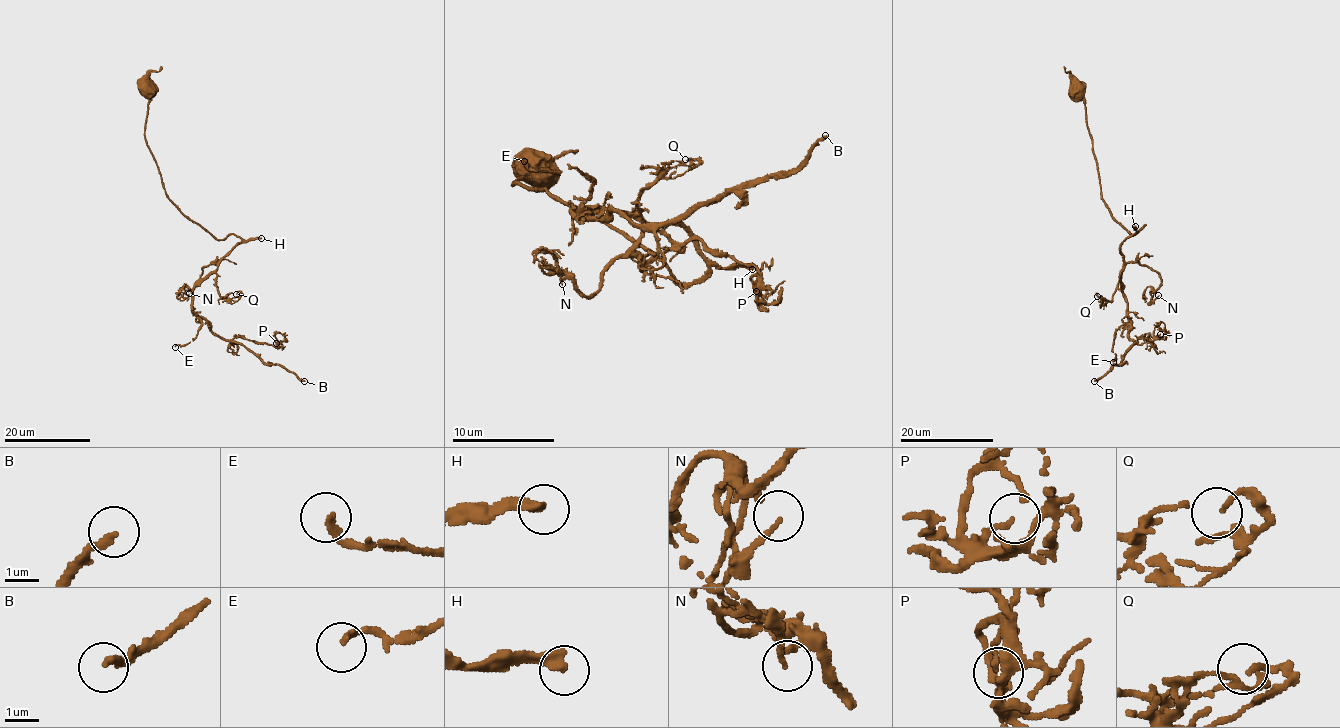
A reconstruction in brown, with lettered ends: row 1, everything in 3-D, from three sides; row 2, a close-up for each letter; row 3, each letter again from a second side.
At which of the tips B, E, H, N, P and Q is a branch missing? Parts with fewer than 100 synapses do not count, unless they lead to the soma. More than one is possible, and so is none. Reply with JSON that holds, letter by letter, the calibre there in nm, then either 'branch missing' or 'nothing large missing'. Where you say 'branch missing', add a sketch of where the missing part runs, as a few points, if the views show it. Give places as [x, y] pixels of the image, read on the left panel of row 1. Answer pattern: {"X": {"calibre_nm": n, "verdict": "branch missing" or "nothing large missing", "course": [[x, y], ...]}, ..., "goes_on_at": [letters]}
{"B": {"calibre_nm": 240, "verdict": "branch missing"}, "E": {"calibre_nm": 170, "verdict": "nothing large missing"}, "H": {"calibre_nm": 300, "verdict": "nothing large missing"}, "N": {"calibre_nm": 130, "verdict": "nothing large missing"}, "P": {"calibre_nm": 140, "verdict": "nothing large missing"}, "Q": {"calibre_nm": 150, "verdict": "nothing large missing"}, "goes_on_at": ["B"]}

